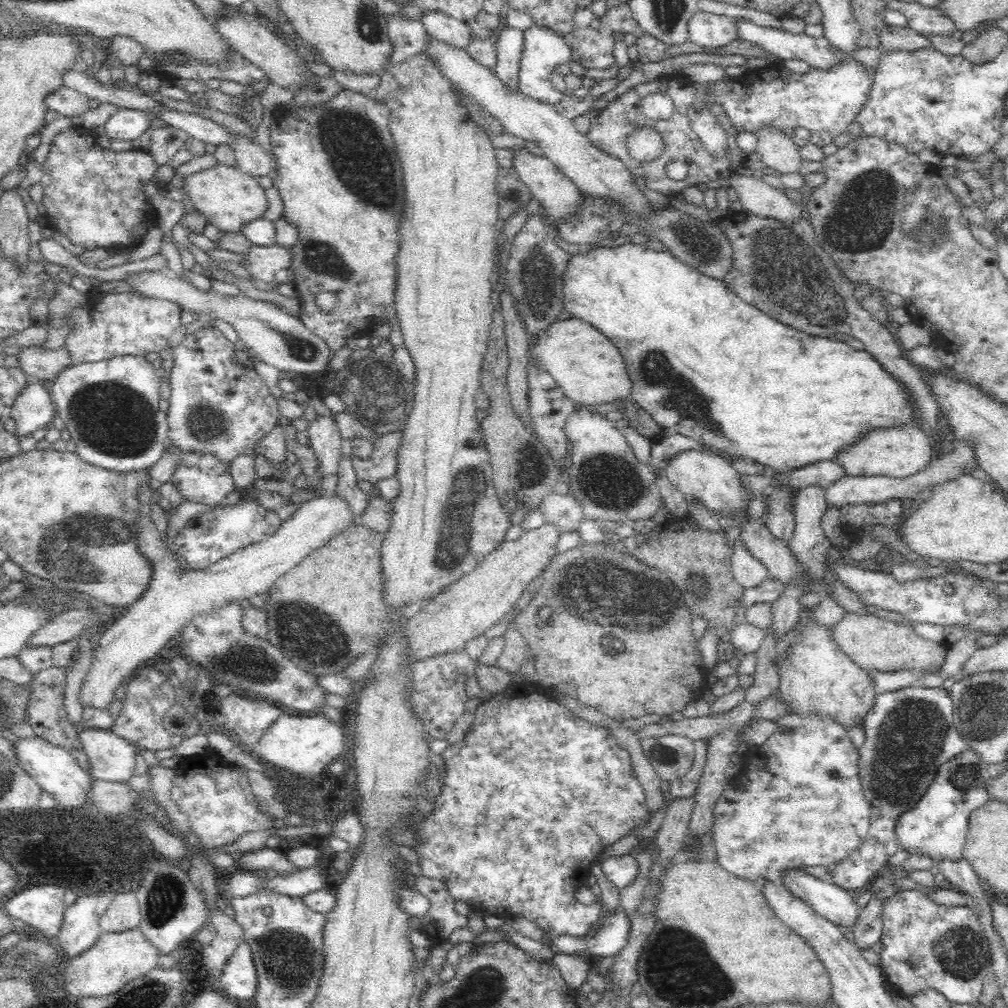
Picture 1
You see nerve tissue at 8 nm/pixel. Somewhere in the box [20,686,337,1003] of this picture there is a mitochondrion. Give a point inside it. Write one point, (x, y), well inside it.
(289, 957)

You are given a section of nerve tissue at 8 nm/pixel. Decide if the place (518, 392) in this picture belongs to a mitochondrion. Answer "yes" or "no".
no

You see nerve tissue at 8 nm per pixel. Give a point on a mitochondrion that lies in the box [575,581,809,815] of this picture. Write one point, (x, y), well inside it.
(669, 756)

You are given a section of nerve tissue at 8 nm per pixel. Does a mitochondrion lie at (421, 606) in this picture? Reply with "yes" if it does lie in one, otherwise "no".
no

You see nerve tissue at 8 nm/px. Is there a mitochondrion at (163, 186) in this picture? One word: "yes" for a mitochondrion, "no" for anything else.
no

